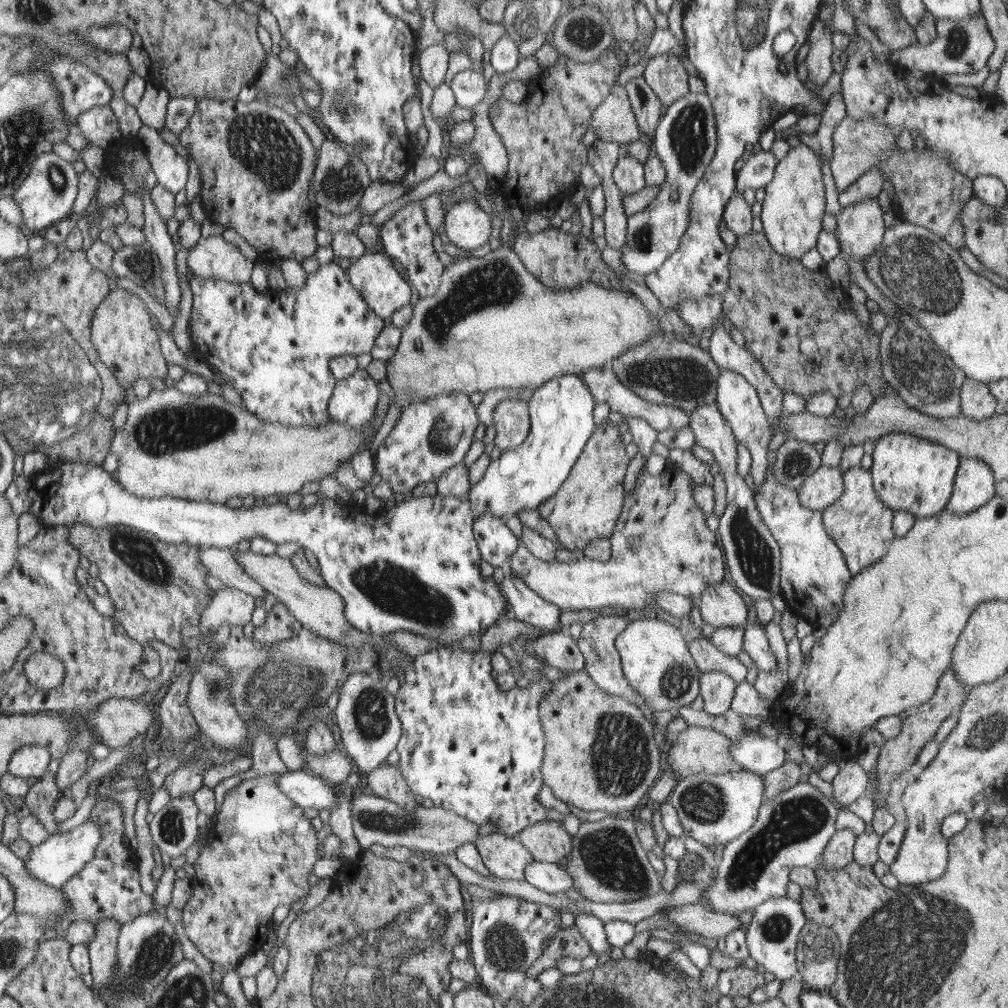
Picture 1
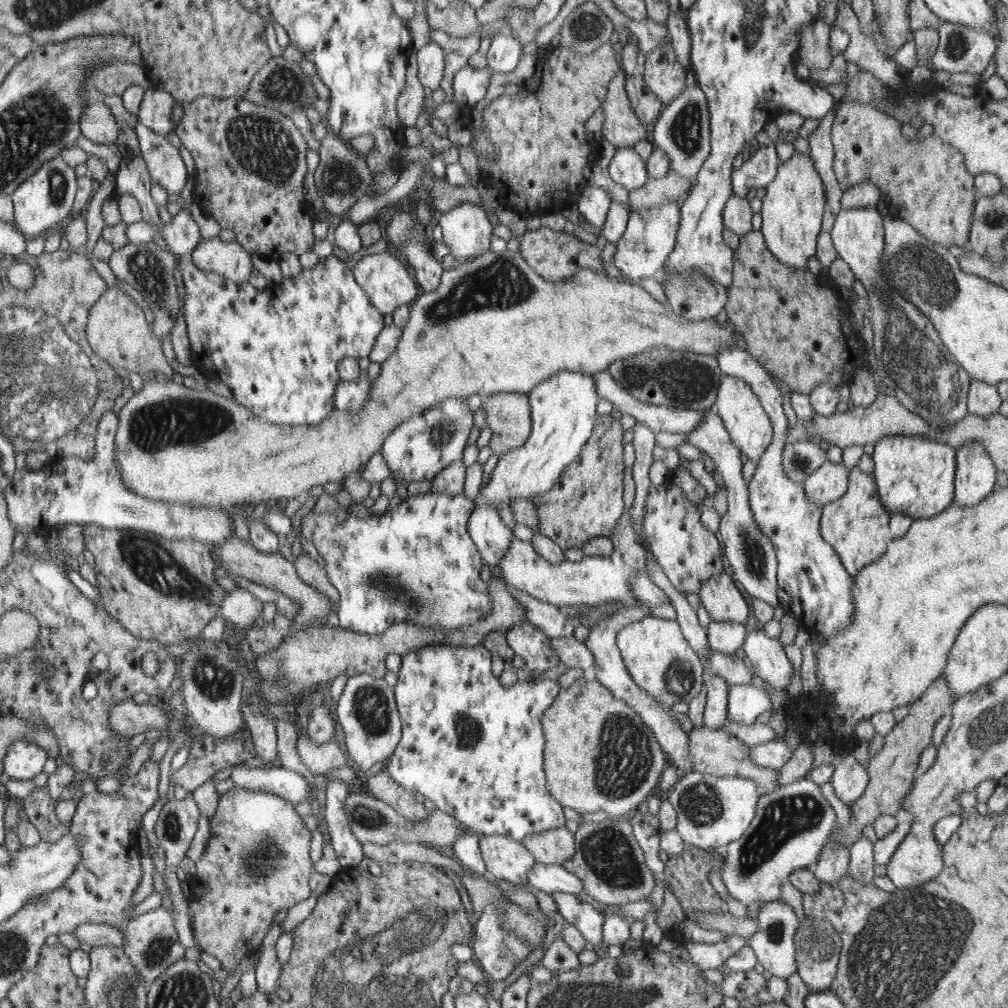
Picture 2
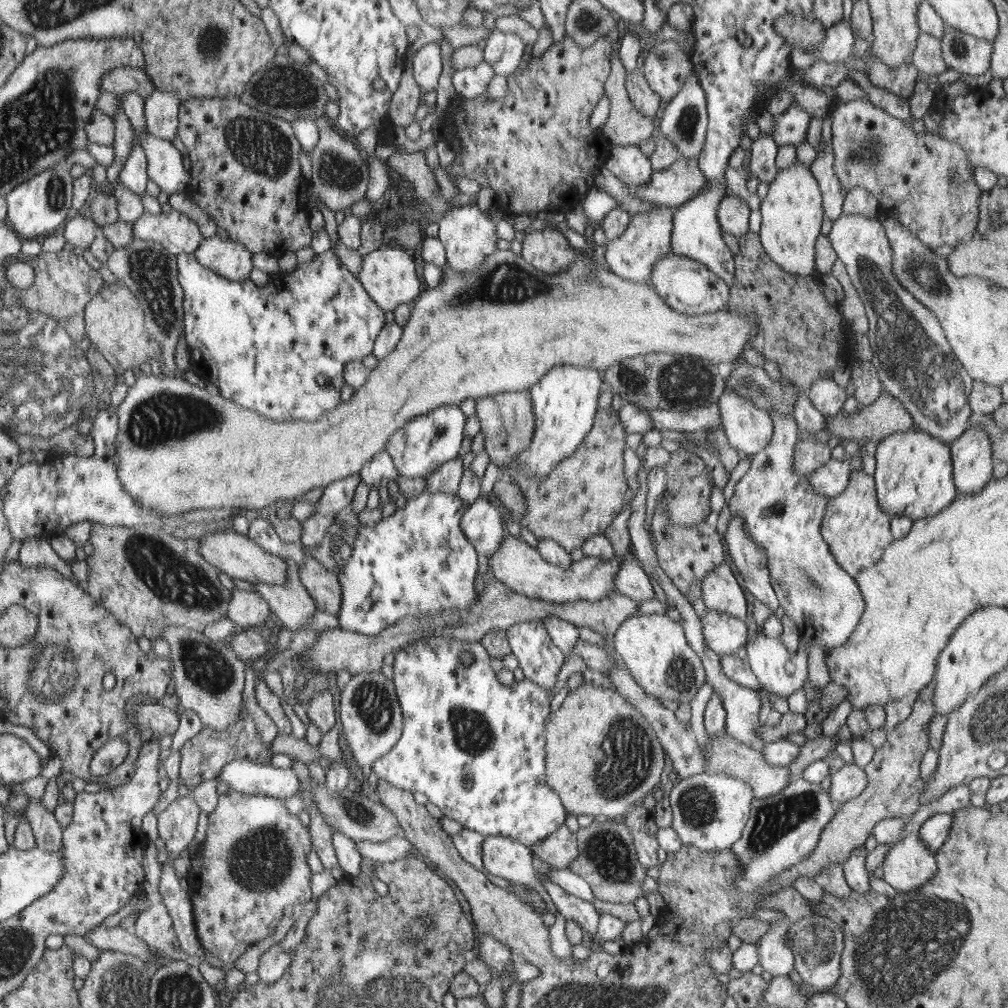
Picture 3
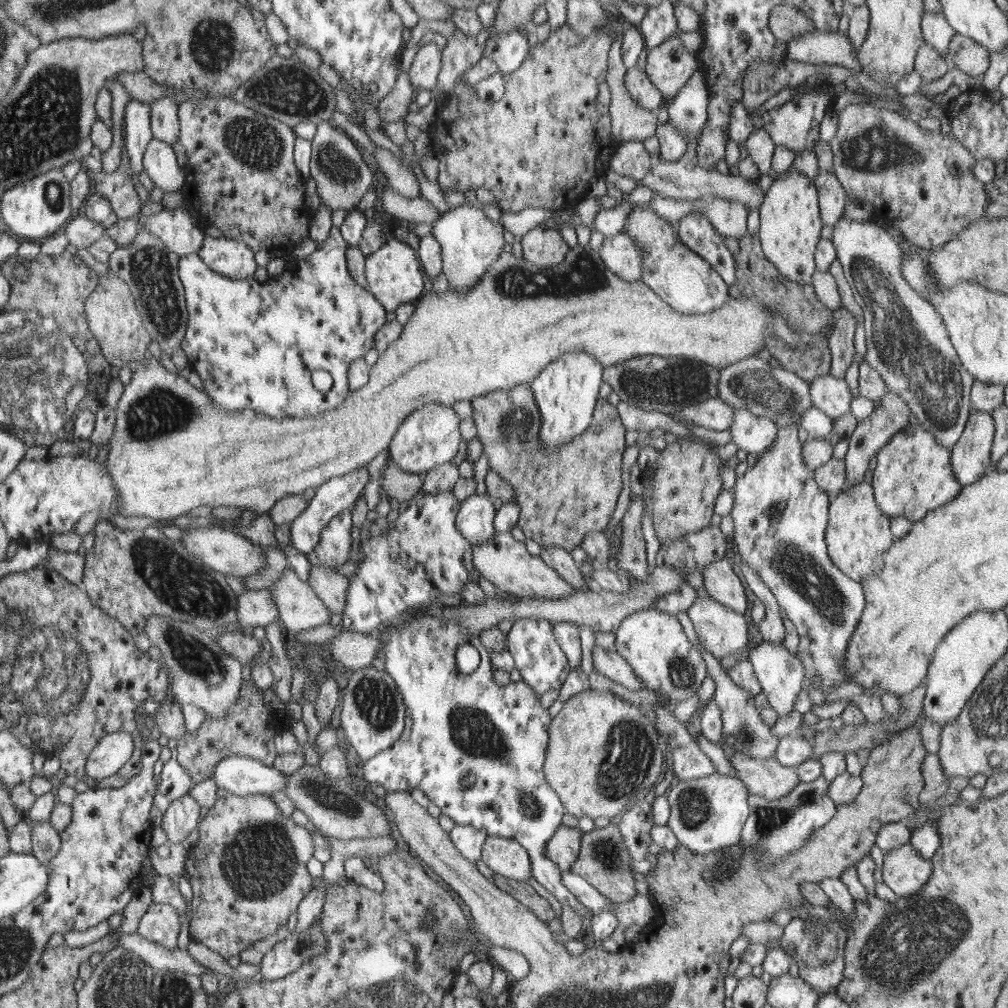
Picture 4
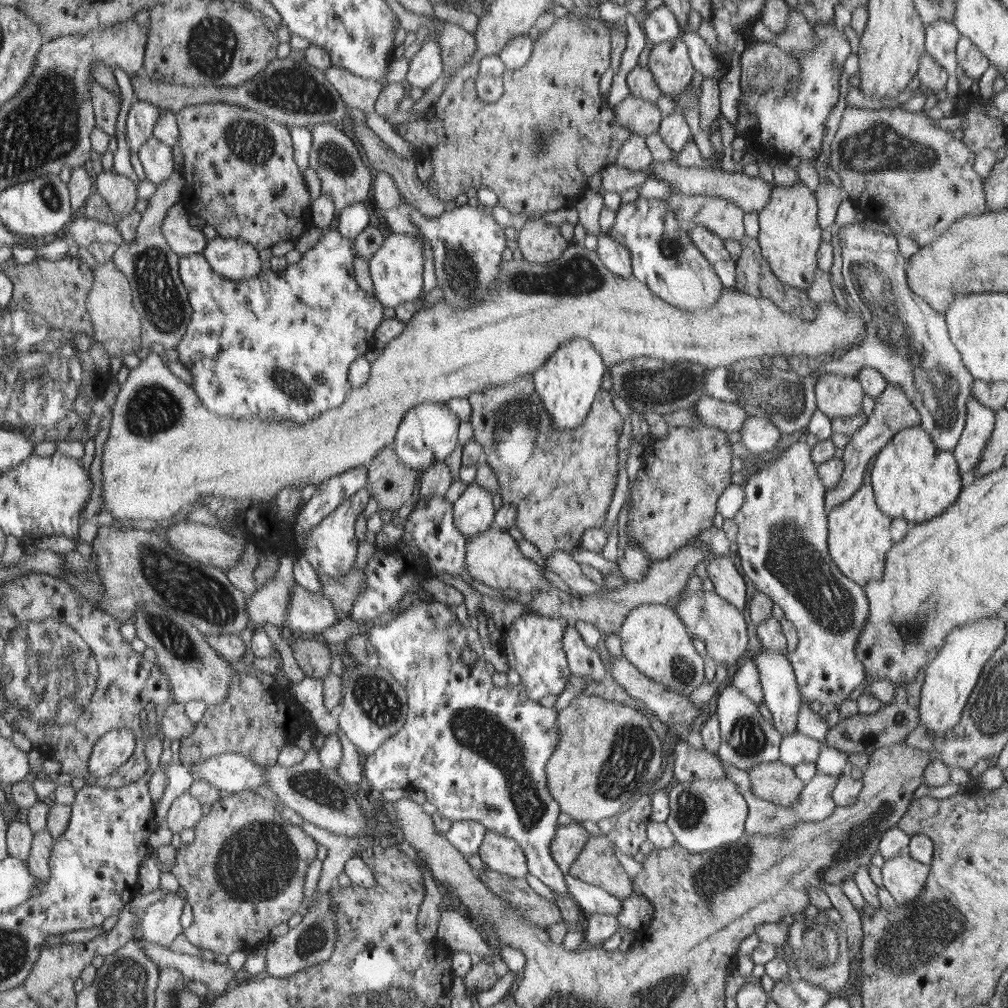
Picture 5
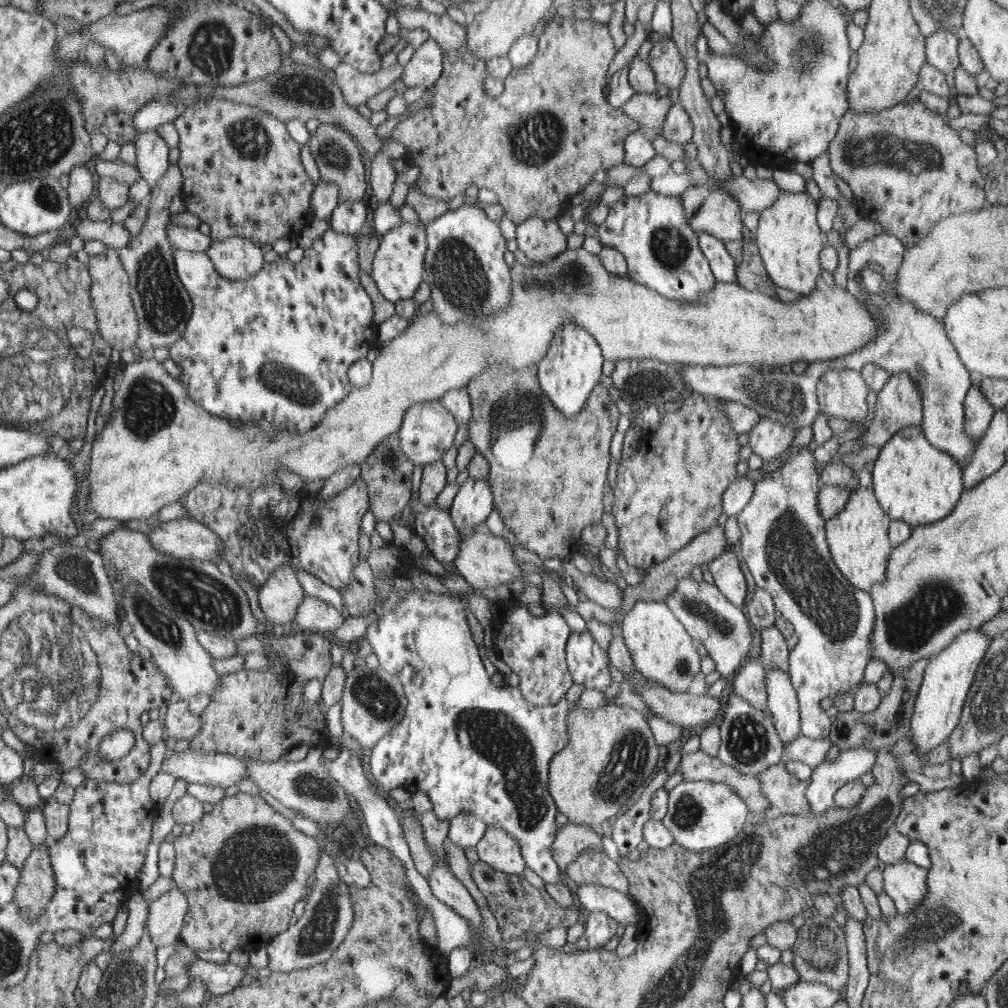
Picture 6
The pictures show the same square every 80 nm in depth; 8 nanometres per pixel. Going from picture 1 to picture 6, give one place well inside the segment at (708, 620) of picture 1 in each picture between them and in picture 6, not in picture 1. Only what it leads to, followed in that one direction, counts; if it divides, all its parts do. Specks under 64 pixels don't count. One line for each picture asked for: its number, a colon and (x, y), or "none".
2: (719, 596)
3: (719, 591)
4: (720, 582)
5: (727, 583)
6: (724, 568)

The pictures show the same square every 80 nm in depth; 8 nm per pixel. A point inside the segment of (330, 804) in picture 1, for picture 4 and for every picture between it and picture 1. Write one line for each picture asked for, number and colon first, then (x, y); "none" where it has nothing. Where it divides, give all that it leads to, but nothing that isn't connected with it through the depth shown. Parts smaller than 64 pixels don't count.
2: (290, 786)
3: (249, 777)
4: (238, 775)

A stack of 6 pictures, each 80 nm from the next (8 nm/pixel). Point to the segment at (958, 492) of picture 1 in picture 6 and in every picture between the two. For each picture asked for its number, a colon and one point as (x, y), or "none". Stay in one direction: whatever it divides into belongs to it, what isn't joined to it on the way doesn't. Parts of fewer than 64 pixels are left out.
2: (974, 476)
3: (970, 454)
4: (969, 456)
5: (978, 424)
6: (977, 412)

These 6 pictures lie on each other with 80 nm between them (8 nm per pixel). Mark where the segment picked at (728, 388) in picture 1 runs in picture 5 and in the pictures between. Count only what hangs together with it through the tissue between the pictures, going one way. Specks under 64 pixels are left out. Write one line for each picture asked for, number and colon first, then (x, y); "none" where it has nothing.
2: (749, 430)
3: (748, 429)
4: (753, 434)
5: (758, 434)

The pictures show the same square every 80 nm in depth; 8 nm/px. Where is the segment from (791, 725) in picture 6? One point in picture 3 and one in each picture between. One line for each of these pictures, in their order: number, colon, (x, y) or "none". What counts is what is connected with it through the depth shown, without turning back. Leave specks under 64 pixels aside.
3: (777, 670)
4: (779, 673)
5: (780, 694)

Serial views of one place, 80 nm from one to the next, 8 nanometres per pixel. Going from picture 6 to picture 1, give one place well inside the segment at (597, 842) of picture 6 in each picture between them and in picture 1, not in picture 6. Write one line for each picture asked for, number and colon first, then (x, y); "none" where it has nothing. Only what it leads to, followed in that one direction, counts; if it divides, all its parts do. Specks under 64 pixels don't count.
1: (548, 840)
2: (554, 846)
3: (559, 849)
4: (562, 848)
5: (565, 846)

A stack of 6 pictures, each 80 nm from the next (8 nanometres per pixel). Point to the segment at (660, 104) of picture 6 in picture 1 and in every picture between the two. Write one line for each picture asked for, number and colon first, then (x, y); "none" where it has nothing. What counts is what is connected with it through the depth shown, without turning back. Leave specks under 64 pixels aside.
1: (614, 120)
2: (620, 126)
3: (625, 125)
4: (631, 122)
5: (642, 117)

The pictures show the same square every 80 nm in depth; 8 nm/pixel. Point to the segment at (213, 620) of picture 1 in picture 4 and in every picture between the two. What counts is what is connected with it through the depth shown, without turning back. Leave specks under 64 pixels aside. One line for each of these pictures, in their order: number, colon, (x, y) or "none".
2: (239, 607)
3: (247, 609)
4: (254, 608)

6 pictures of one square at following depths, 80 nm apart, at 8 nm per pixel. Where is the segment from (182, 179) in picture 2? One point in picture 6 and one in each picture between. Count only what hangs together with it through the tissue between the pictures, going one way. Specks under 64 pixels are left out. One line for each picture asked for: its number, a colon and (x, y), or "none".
3: (164, 167)
4: (159, 164)
5: (155, 157)
6: (151, 150)

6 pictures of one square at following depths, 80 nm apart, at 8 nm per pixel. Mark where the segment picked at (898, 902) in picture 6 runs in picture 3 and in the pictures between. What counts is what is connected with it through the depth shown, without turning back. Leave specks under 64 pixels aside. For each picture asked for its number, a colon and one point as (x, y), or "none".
3: (909, 863)
4: (903, 872)
5: (903, 878)

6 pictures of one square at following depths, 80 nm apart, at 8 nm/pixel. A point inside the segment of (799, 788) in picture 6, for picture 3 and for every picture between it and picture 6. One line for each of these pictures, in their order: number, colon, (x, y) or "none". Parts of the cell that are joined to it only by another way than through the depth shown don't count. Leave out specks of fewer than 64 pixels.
3: (722, 754)
4: (766, 778)
5: (775, 782)

